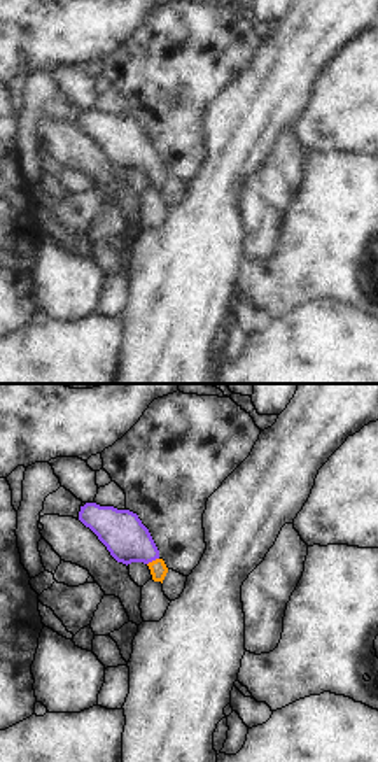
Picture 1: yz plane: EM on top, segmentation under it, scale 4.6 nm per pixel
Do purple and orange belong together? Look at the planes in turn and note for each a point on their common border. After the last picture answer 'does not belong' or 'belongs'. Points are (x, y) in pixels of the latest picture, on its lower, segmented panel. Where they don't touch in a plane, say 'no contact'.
contact (153, 559)

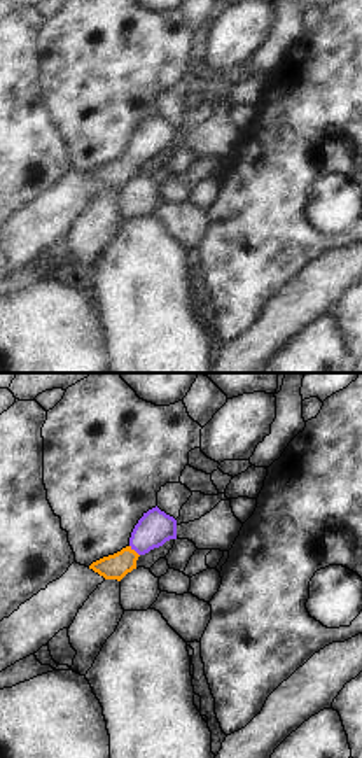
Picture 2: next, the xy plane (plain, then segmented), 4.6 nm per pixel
contact (133, 548)

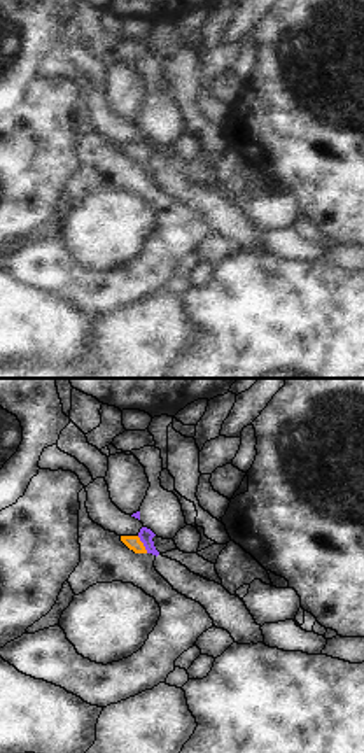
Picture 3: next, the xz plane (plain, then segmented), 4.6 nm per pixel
contact (144, 545)

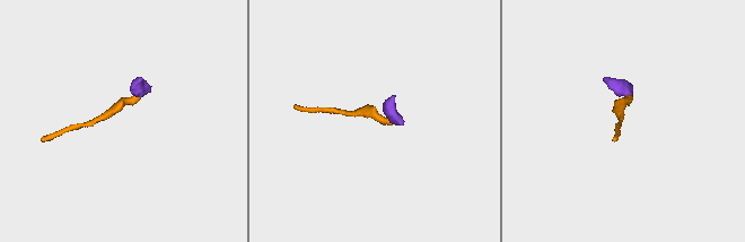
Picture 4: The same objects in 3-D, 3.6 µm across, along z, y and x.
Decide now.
belongs

